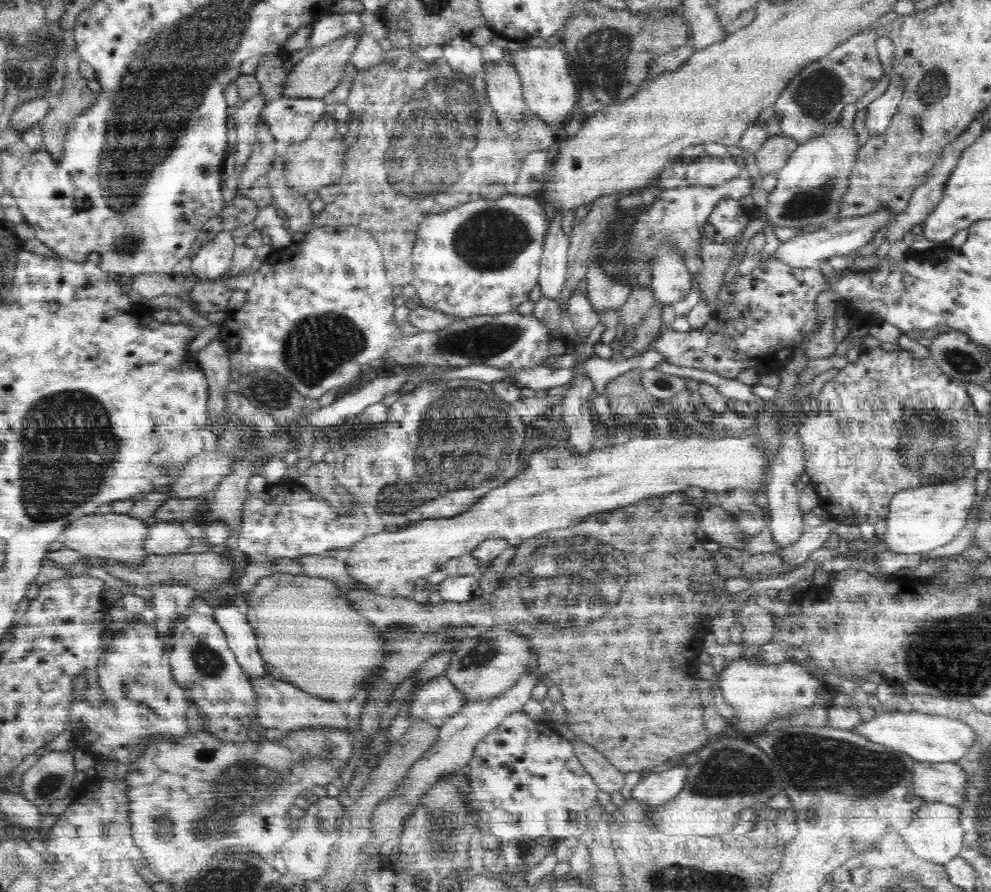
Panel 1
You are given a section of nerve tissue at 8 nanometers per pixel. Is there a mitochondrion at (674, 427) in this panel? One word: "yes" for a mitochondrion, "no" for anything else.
no

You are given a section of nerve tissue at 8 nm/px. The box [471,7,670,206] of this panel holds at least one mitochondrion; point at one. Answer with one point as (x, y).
(600, 53)

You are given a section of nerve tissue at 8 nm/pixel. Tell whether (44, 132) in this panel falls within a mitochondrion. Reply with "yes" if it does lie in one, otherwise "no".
no

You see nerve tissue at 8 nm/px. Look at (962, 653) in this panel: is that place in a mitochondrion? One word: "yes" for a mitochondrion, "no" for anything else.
yes

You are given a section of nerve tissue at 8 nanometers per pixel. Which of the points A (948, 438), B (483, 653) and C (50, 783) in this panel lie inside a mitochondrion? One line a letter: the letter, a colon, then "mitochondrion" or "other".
A: mitochondrion
B: mitochondrion
C: mitochondrion

